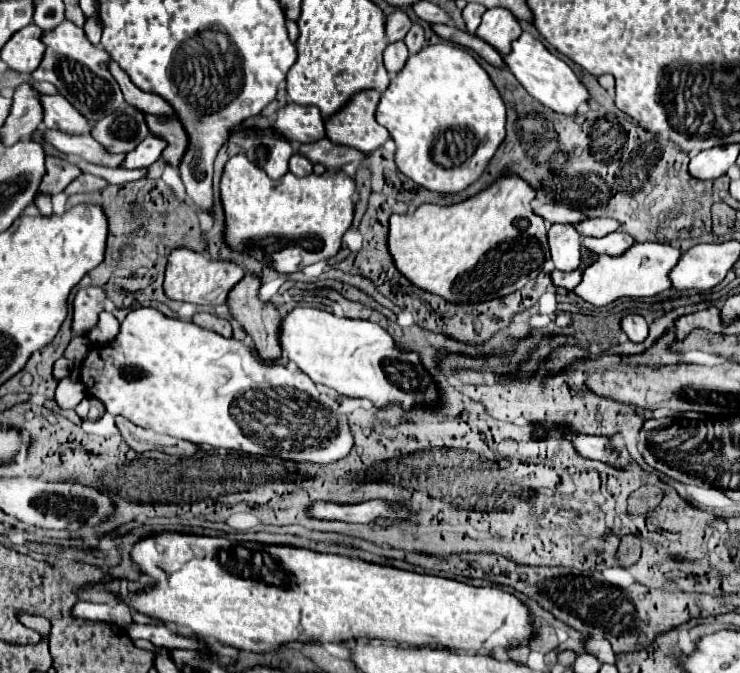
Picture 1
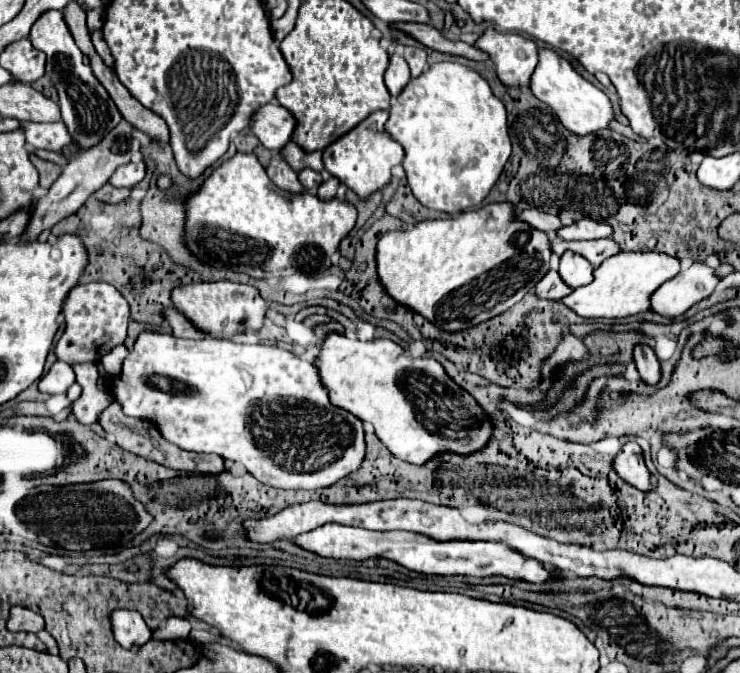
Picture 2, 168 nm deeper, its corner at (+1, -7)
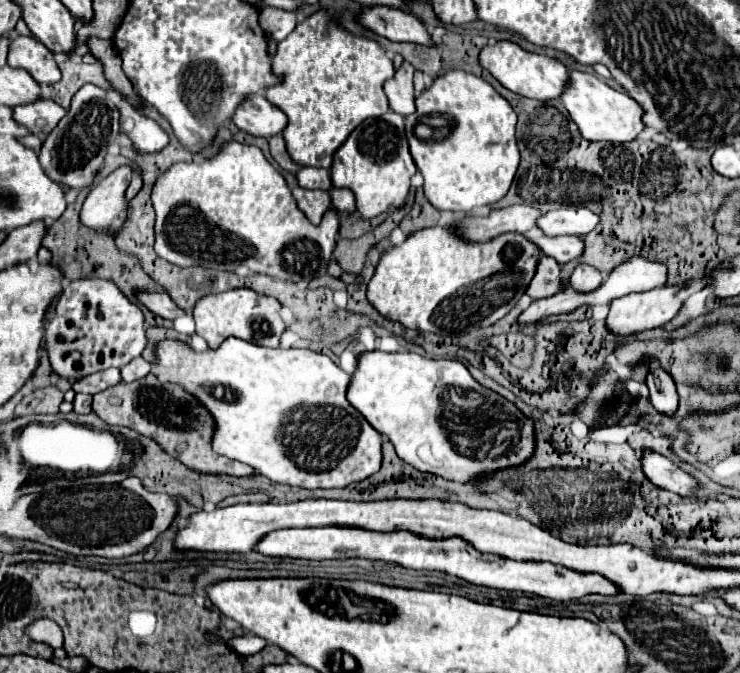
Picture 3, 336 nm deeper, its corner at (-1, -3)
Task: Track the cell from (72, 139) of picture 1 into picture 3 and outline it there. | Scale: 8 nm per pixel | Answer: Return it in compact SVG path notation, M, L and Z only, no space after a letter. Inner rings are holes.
M40 98L28 104L20 104L14 106L14 118L18 124L28 126L32 134L48 134L52 128L56 128L56 124L60 122L60 118L66 114L66 110L62 106L58 106L52 98Z

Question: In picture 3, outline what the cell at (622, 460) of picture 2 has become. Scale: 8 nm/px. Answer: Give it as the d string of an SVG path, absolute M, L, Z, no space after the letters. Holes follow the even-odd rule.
M644 452L642 464L644 464L644 472L646 472L648 480L652 484L656 484L658 488L676 492L680 496L688 496L700 488L698 480L692 474L684 472L670 458L664 458L664 456L654 454L654 452Z

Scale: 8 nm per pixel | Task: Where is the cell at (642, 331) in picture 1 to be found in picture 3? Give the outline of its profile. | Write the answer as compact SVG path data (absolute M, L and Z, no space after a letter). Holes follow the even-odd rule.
M650 370L646 384L650 388L650 402L656 412L674 416L678 410L678 394L672 376L664 370Z

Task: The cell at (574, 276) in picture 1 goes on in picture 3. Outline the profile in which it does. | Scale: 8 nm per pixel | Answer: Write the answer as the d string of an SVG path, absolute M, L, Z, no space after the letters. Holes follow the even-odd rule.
M540 256L538 264L536 264L536 272L534 278L530 280L526 294L530 298L548 298L554 296L556 292L560 292L560 266L556 260L548 258L548 256Z

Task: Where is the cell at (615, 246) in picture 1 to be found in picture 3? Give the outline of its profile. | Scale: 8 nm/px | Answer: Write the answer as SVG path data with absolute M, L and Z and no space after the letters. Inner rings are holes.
M532 228L528 232L524 232L524 236L542 250L542 254L558 260L558 264L566 264L570 260L574 260L576 256L580 256L580 252L584 250L584 244L578 236L544 236L538 228Z

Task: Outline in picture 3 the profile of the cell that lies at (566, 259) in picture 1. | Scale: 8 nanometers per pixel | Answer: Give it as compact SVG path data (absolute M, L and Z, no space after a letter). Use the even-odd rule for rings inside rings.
M580 264L576 266L574 274L570 276L570 286L576 290L576 292L594 292L600 284L602 284L602 274L592 268L592 266L586 266L586 264Z

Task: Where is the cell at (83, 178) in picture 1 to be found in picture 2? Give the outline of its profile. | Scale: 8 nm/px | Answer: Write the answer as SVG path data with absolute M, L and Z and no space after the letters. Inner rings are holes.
M104 184L100 190L96 190L94 194L92 194L96 200L100 200L100 202L106 202L106 204L118 204L118 202L122 202L124 198L128 198L130 196L130 188L116 188L116 186L112 186L112 184Z

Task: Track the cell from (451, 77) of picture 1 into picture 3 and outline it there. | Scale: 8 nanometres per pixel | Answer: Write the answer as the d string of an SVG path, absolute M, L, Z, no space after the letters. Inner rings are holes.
M448 72L436 78L432 86L416 98L416 112L412 116L406 116L406 136L410 142L410 152L420 174L424 176L424 194L428 202L438 210L470 212L472 208L496 204L498 200L502 200L508 194L514 174L520 166L520 152L514 128L516 128L516 114L512 106L486 80L468 72ZM434 114L450 116L452 120L450 134L444 140L420 140L414 134L416 126Z

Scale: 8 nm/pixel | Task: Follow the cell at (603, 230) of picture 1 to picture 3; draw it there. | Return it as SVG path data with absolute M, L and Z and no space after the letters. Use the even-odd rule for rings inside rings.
M584 206L562 208L542 214L536 224L546 236L564 236L564 234L582 236L592 232L592 228L598 224L598 216Z

